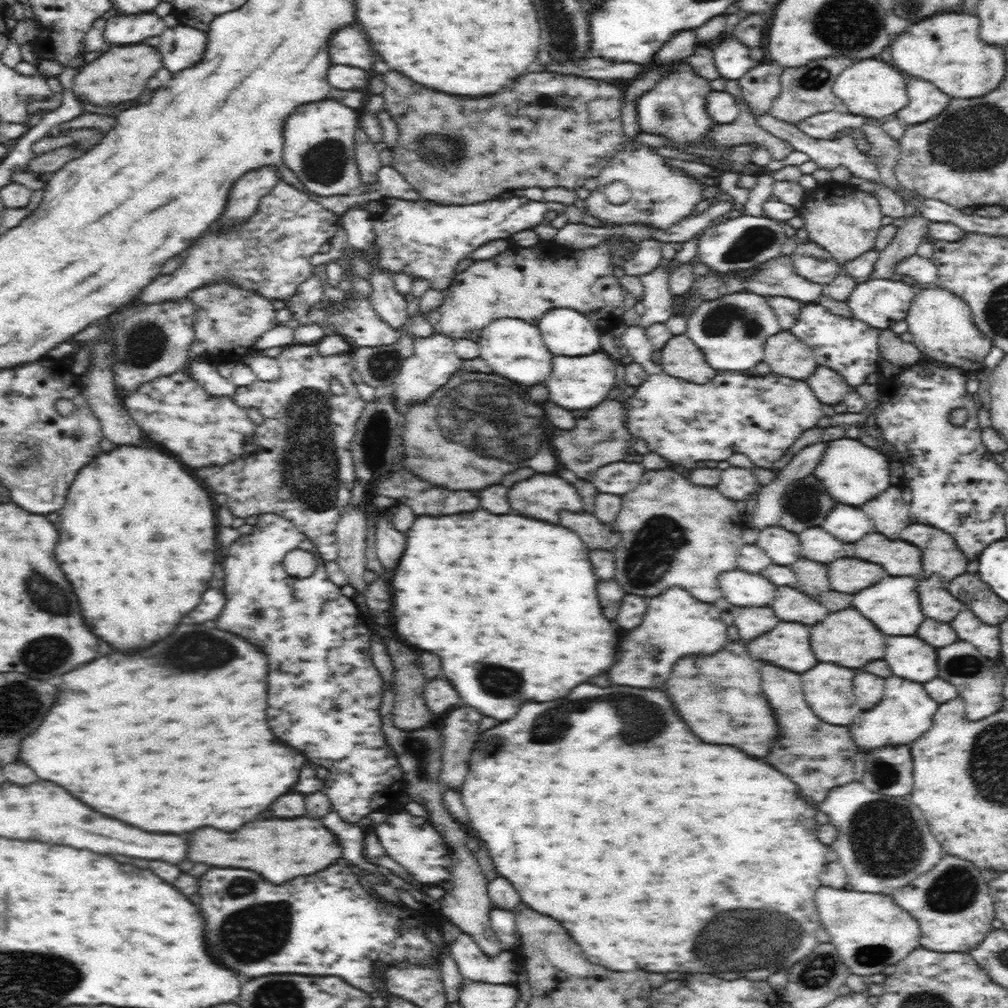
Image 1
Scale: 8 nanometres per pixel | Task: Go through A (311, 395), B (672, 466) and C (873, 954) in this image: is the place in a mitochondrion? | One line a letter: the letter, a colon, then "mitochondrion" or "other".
A: mitochondrion
B: other
C: mitochondrion

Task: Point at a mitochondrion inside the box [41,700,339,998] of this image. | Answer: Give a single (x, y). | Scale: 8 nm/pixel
(257, 929)

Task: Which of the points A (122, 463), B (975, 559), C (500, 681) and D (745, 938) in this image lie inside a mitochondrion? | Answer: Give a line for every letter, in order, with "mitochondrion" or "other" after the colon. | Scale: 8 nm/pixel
A: other
B: other
C: mitochondrion
D: mitochondrion

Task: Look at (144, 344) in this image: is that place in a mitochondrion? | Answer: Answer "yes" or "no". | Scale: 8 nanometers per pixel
yes

